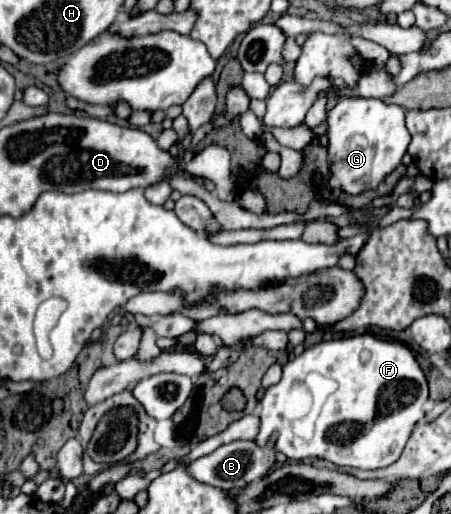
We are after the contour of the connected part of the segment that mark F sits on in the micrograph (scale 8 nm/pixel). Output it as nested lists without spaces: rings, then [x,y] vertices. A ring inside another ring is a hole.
[[[362,334],[362,336],[352,336],[352,338],[338,338],[338,340],[328,340],[328,342],[320,342],[312,348],[306,348],[300,356],[296,356],[294,360],[290,360],[284,368],[282,368],[282,380],[274,386],[270,386],[264,394],[264,398],[260,400],[260,432],[256,436],[256,444],[258,446],[266,446],[270,436],[278,436],[276,438],[276,450],[282,452],[286,458],[290,460],[304,460],[304,458],[324,458],[336,466],[350,466],[350,468],[360,468],[360,470],[376,470],[376,468],[386,468],[392,462],[396,462],[412,434],[414,424],[424,416],[422,412],[422,404],[428,400],[428,384],[424,378],[424,372],[420,370],[414,354],[410,352],[408,346],[404,346],[402,342],[390,342],[390,340],[382,340],[376,338],[372,334]]]

